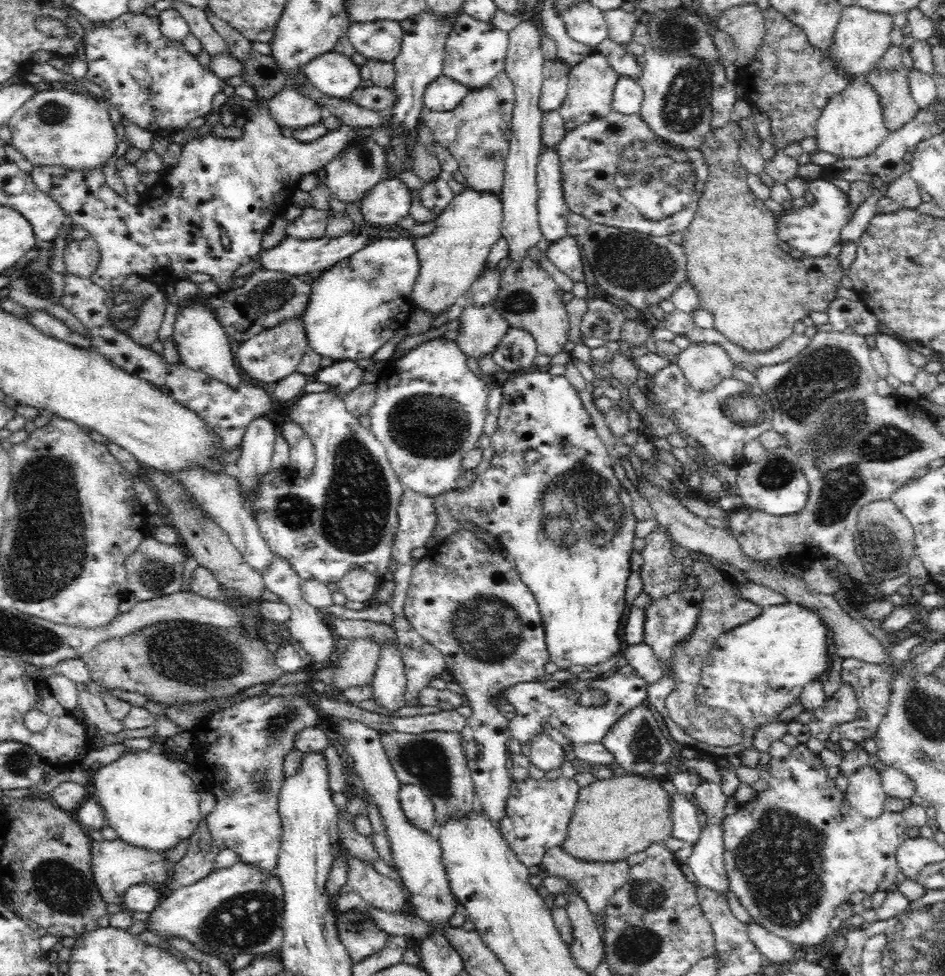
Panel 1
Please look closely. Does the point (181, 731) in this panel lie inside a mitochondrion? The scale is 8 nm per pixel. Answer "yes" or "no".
no

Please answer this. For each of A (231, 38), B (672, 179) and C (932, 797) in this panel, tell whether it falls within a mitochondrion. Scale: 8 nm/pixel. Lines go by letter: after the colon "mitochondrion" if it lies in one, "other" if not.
A: other
B: mitochondrion
C: other

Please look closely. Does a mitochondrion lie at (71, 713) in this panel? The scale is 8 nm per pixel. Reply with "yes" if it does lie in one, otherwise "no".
no

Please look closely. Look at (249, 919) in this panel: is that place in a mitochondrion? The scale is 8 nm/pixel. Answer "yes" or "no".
yes

